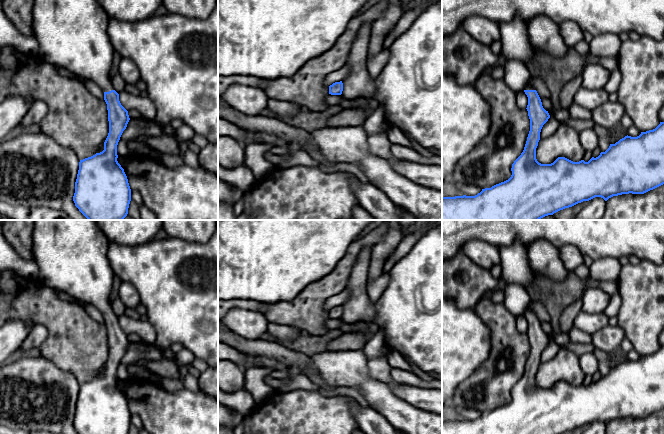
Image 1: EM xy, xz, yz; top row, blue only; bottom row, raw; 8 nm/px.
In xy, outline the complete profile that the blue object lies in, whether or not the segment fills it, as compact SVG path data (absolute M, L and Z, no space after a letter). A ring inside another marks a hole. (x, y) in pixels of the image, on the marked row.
M34 0L33 36L40 45L38 55L64 72L94 81L104 92L107 104L109 133L104 150L80 160L75 182L73 201L88 220L123 220L131 201L127 176L117 161L117 145L130 118L109 75L115 50L108 35L108 20L97 0Z

